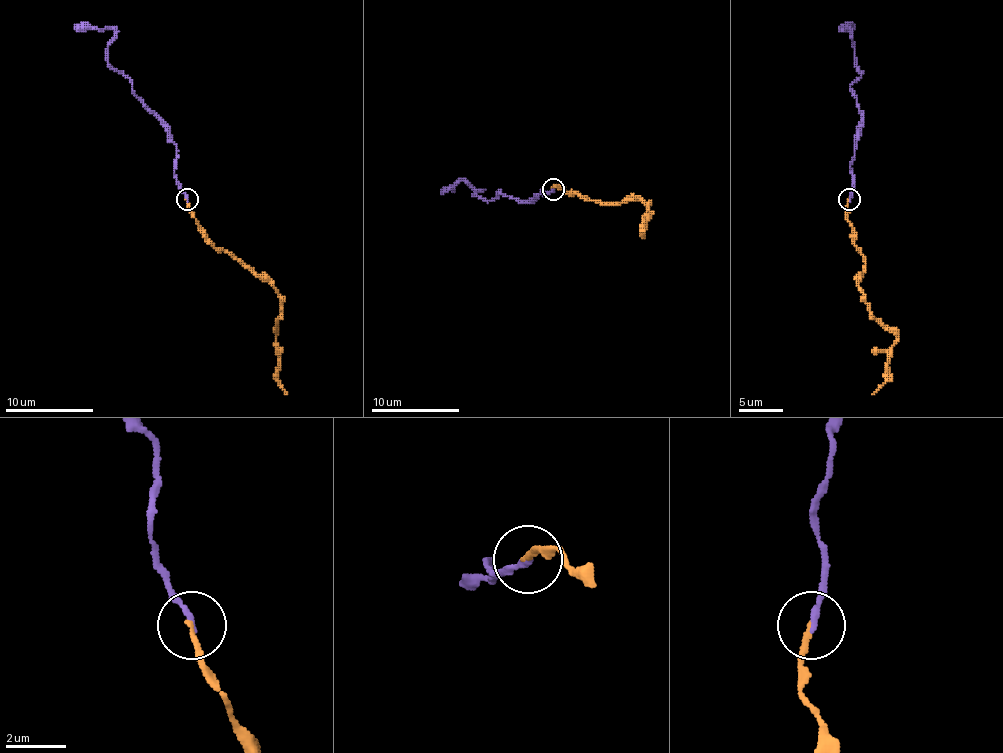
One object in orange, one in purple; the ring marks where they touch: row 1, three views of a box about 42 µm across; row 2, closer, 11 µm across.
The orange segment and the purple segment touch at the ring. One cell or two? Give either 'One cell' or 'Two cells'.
One cell

